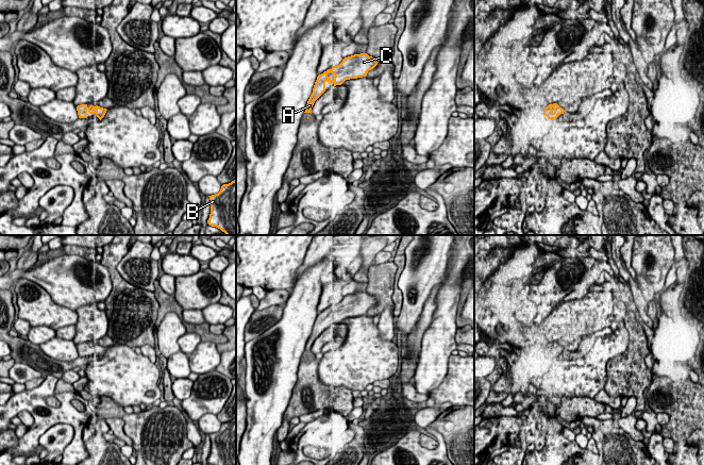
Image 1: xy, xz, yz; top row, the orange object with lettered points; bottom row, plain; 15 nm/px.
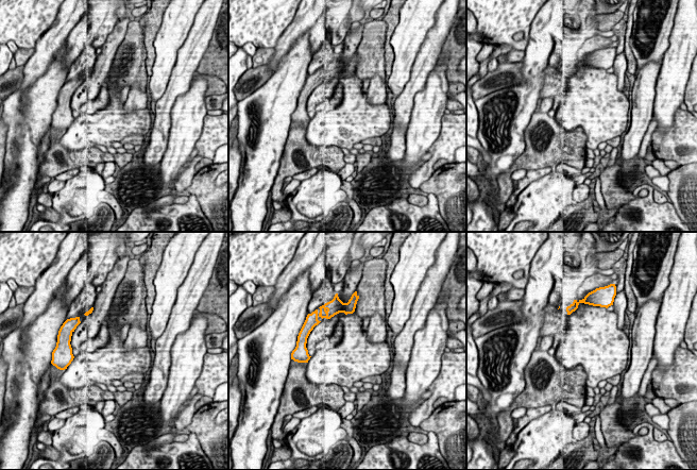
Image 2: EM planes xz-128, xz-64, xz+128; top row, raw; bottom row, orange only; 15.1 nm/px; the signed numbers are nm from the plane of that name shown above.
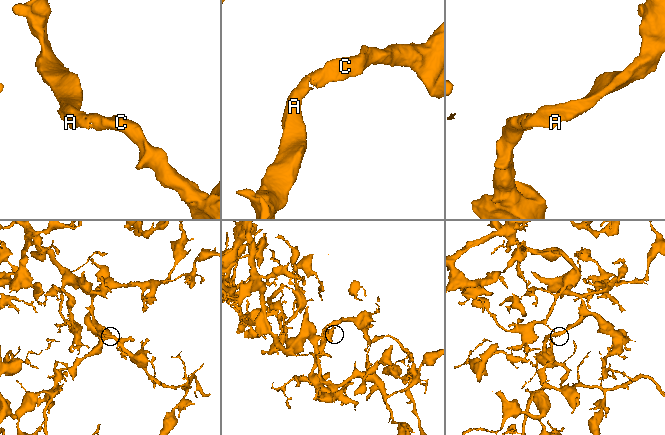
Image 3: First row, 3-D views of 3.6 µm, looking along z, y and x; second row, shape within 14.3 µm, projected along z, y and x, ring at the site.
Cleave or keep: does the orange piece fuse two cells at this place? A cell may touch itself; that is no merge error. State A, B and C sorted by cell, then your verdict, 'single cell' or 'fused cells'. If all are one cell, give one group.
A B C; single cell

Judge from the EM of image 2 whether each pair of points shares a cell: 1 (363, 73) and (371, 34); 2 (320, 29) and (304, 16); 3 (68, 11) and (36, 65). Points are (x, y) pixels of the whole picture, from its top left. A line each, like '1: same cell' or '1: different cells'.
1: same cell
2: different cells
3: same cell

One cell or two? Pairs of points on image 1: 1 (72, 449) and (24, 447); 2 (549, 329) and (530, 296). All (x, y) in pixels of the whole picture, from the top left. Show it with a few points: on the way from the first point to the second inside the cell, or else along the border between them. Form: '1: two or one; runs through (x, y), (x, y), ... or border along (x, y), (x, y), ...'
1: one; runs through (78, 429), (69, 418), (49, 418), (40, 427)
2: two; border along (560, 301), (540, 325)

